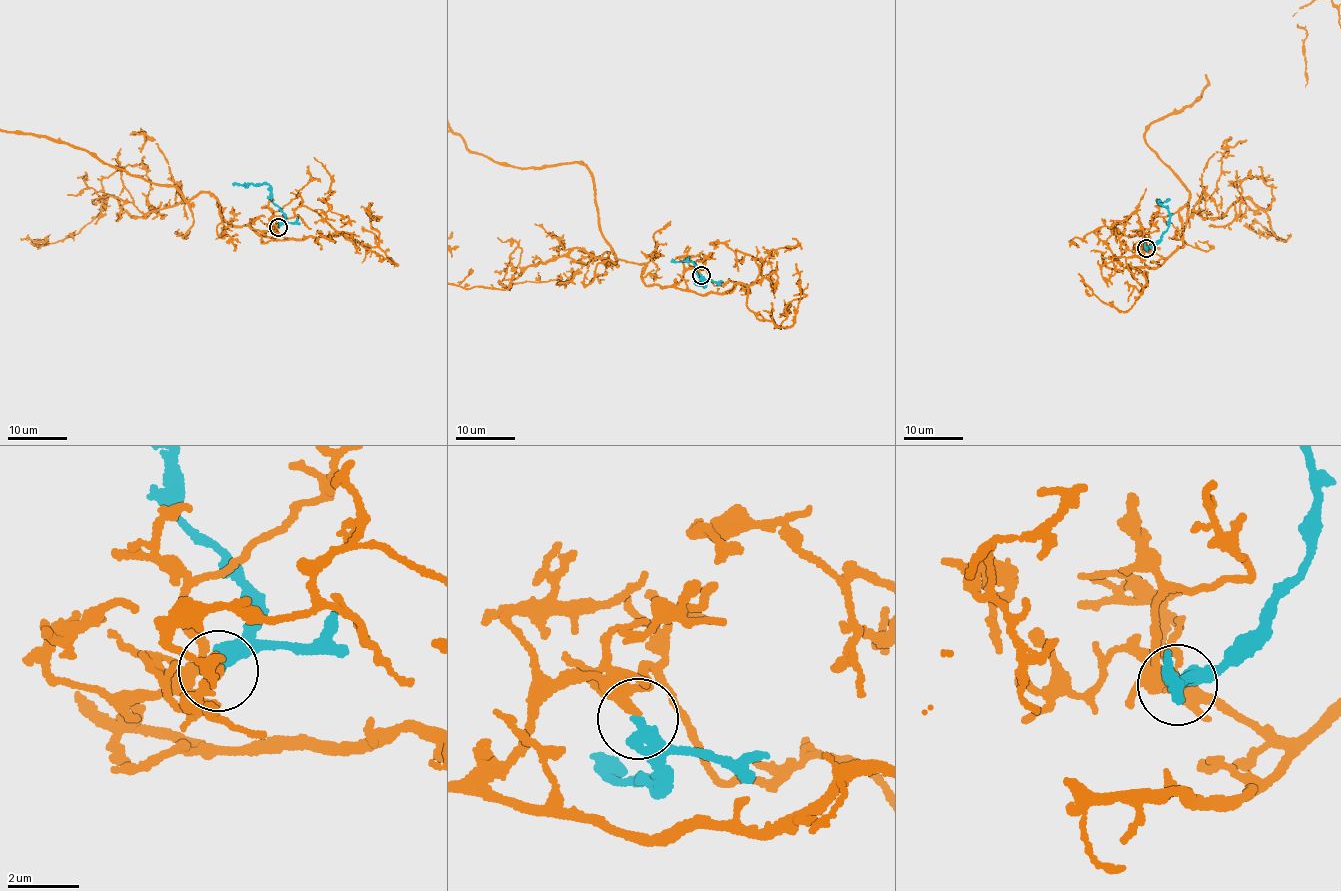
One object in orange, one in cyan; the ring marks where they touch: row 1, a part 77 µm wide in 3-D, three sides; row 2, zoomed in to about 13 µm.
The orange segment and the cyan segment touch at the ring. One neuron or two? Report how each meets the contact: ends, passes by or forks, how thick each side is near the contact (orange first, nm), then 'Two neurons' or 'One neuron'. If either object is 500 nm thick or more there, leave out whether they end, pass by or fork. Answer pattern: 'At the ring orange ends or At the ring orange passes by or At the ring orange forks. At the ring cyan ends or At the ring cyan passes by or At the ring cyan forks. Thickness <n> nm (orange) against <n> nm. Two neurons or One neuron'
At the ring orange passes by. At the ring cyan ends. Thickness 260 nm (orange) against 320 nm. One neuron

